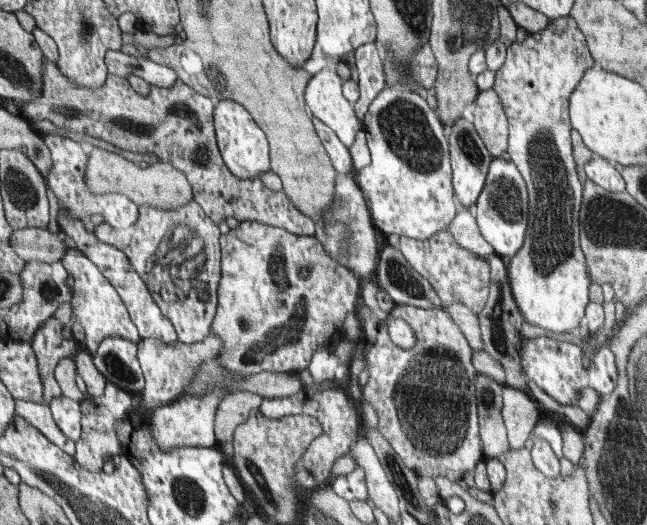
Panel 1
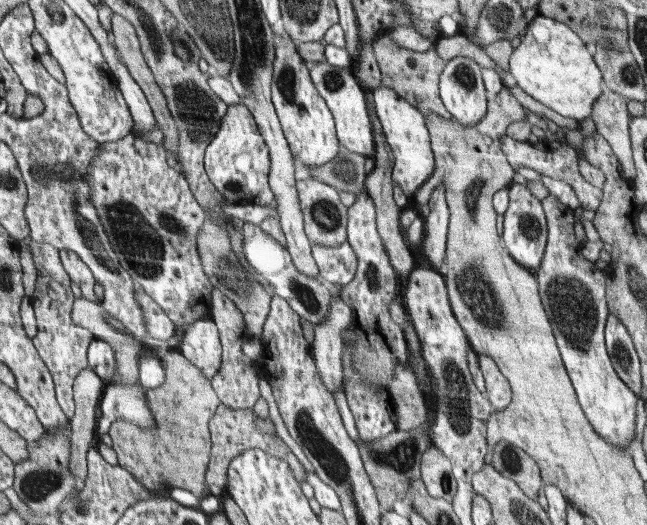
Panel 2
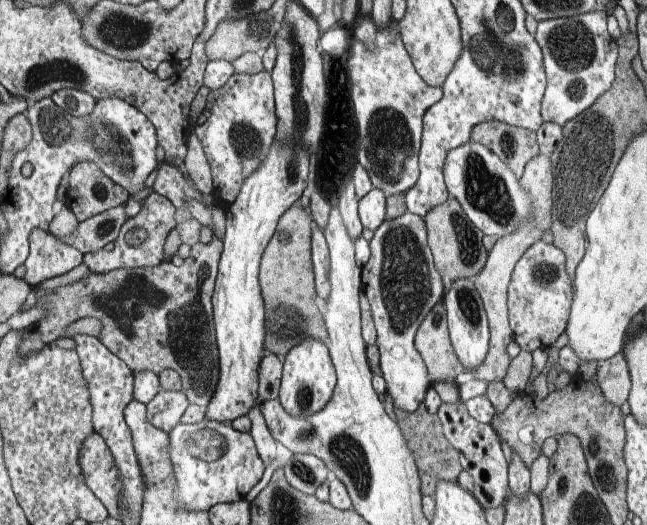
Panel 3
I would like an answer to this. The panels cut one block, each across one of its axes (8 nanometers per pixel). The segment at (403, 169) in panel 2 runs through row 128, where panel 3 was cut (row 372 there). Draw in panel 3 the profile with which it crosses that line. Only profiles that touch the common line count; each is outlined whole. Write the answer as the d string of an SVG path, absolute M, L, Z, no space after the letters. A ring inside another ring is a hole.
M406 211L402 216L386 220L374 231L369 242L371 250L368 262L362 268L362 293L367 296L371 308L371 315L377 330L376 346L379 350L379 365L387 384L386 399L391 408L404 411L415 410L422 404L432 386L427 363L416 348L416 334L427 318L427 314L442 301L442 279L437 269L432 252L426 242L426 220L416 213Z

